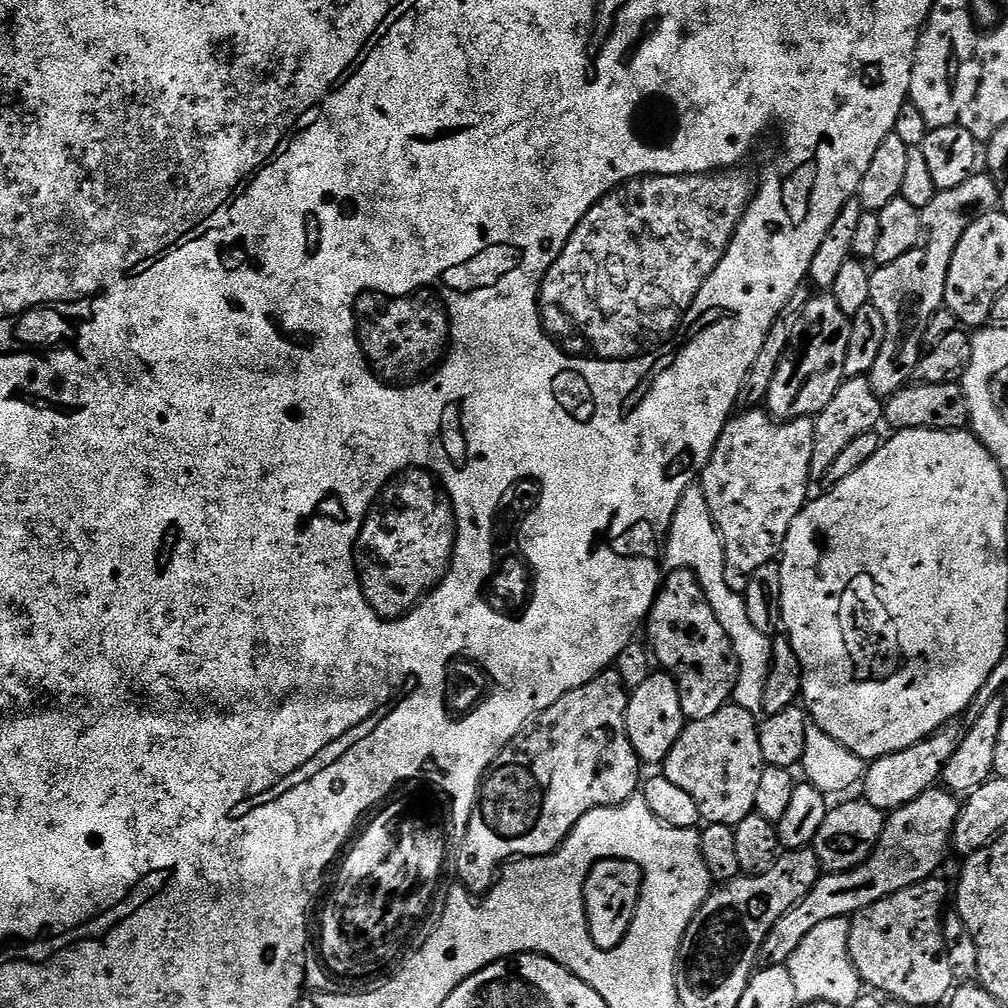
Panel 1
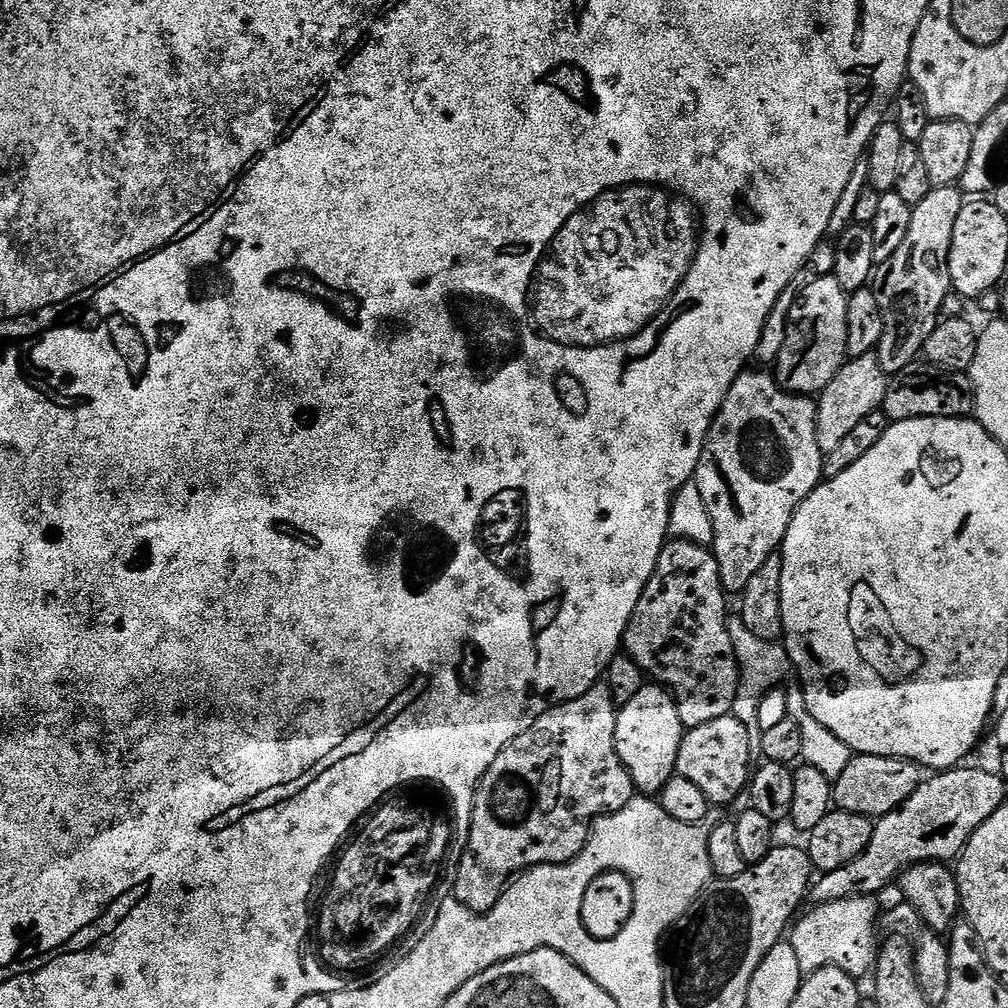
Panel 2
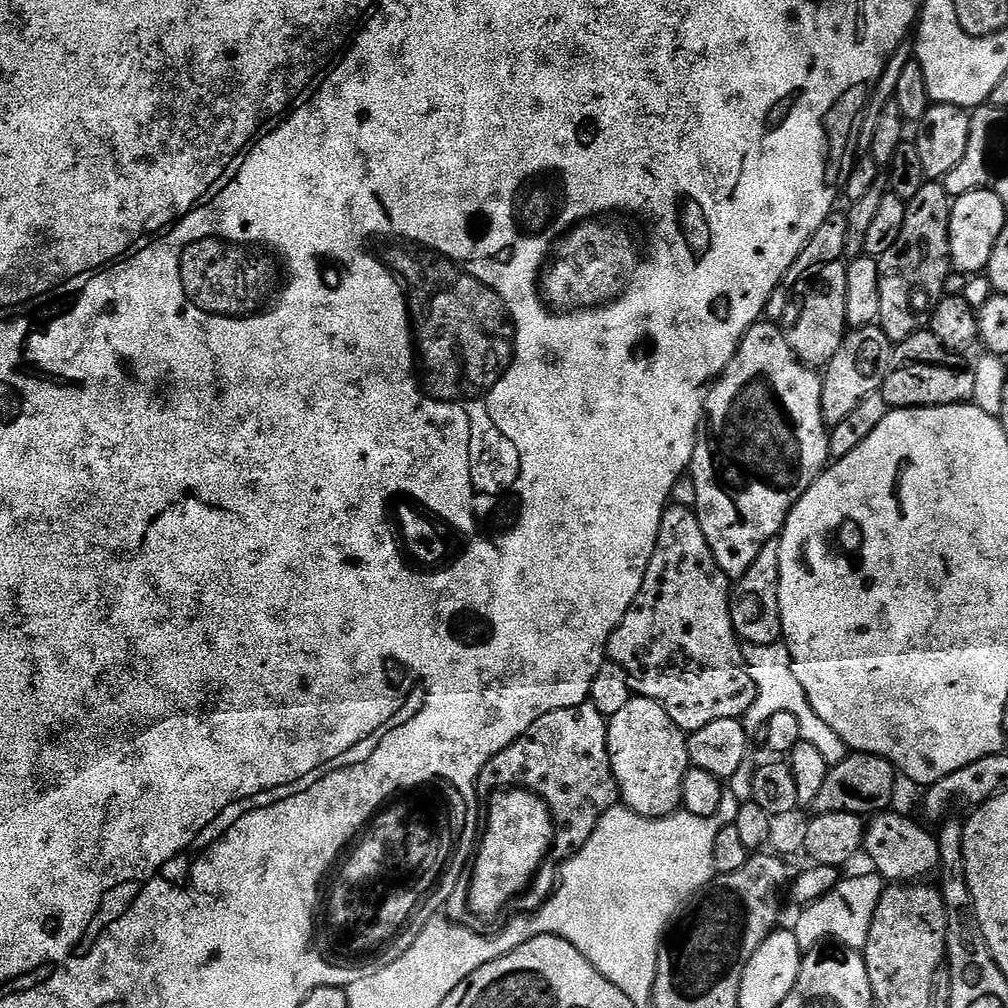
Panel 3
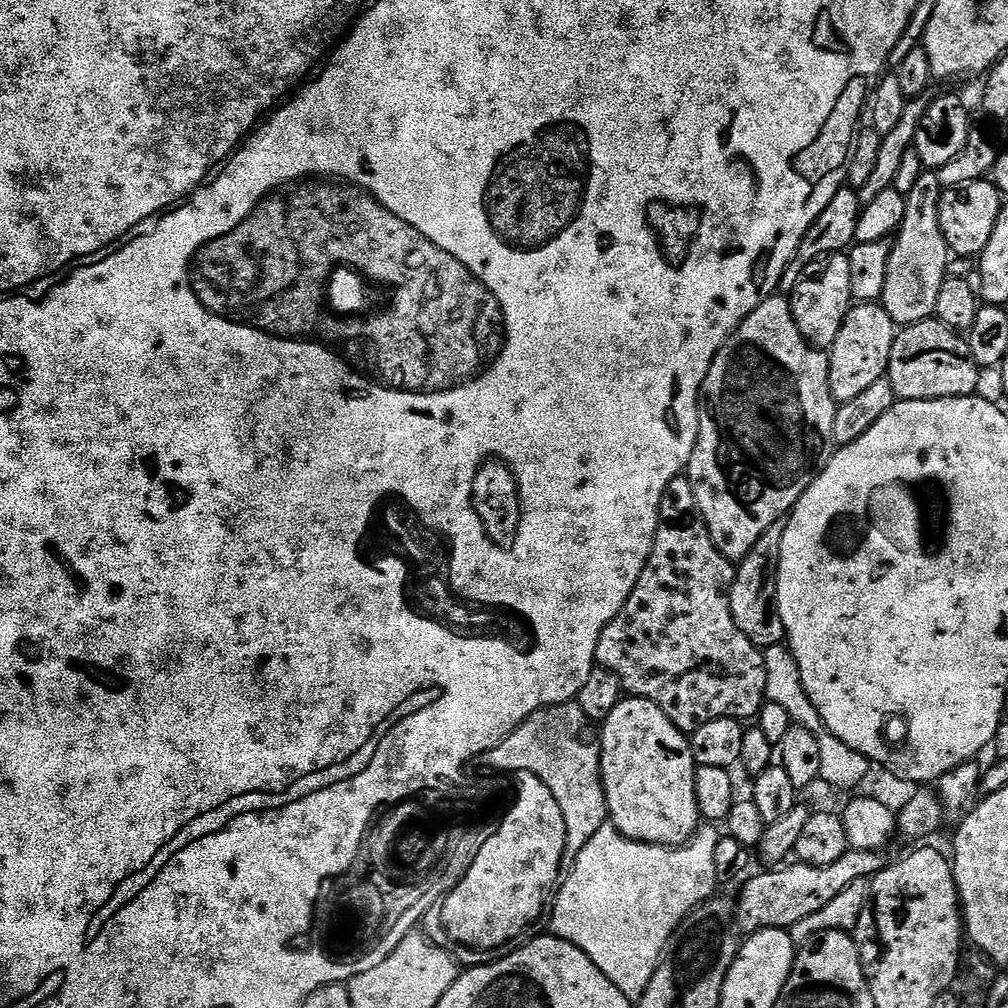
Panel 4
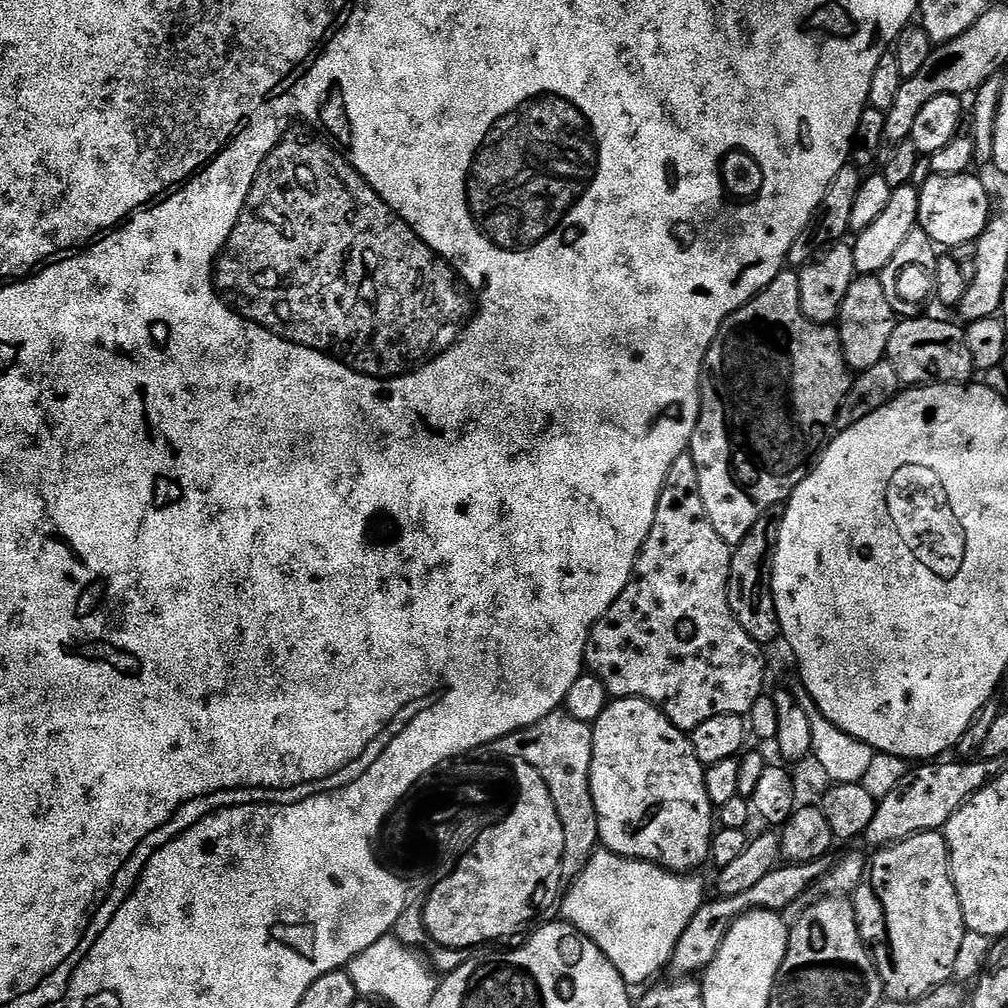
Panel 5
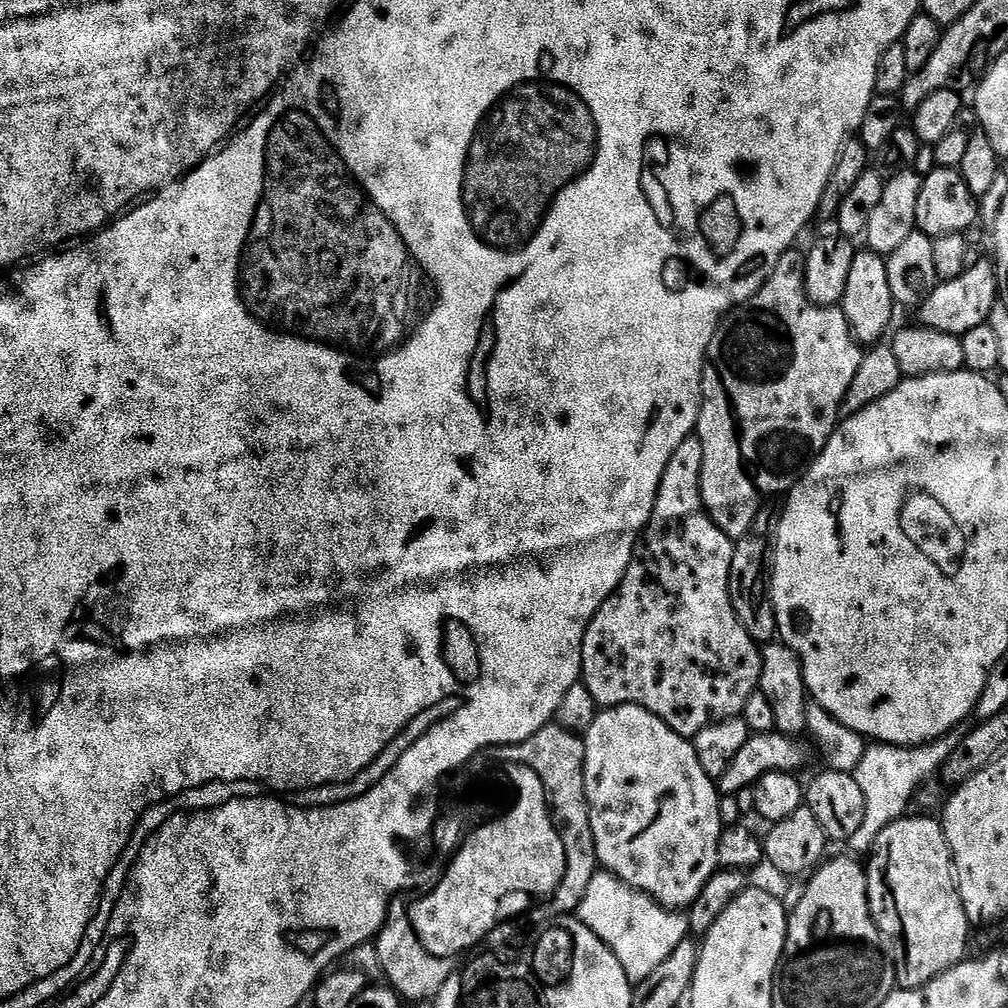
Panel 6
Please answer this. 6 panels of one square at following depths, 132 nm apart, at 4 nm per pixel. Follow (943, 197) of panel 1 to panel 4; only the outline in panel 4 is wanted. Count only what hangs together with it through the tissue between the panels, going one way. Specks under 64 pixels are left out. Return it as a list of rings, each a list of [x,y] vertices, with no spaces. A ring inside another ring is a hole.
[[[921,171],[918,182],[914,182],[914,190],[910,190],[910,194],[906,197],[906,218],[902,218],[902,226],[891,241],[892,253],[890,262],[886,266],[886,286],[882,303],[897,326],[917,324],[923,320],[931,320],[936,315],[938,290],[942,290],[942,282],[950,272],[948,269],[948,260],[950,261],[948,243],[942,234],[942,226],[938,222],[941,191],[935,171]]]

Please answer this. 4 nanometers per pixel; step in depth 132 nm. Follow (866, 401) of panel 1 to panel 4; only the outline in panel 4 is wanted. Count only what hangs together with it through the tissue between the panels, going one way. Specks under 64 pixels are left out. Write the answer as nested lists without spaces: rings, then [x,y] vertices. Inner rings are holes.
[[[856,302],[846,314],[846,322],[842,322],[842,330],[838,330],[838,338],[834,338],[828,352],[830,366],[830,390],[837,405],[850,402],[854,394],[858,394],[870,382],[885,379],[890,350],[896,341],[898,326],[890,318],[880,302]]]

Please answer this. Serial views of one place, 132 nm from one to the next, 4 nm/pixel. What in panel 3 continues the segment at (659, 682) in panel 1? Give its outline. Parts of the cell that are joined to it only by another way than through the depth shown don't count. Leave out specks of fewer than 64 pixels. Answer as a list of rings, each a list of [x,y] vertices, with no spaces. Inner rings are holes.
[[[637,695],[608,720],[608,753],[623,807],[647,820],[661,820],[681,807],[682,782],[688,773],[686,734],[656,700]]]

